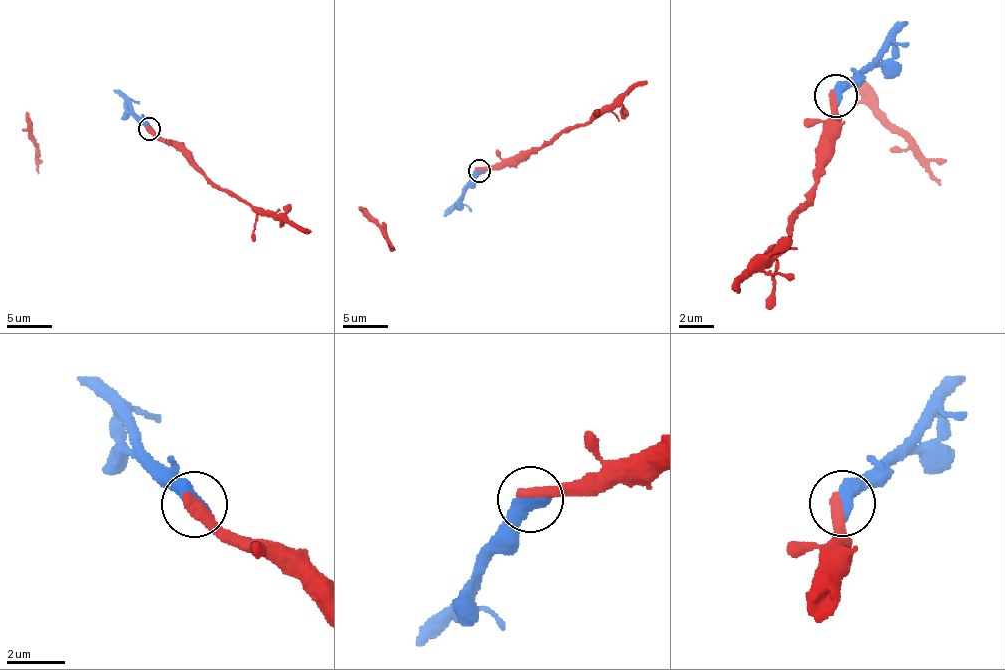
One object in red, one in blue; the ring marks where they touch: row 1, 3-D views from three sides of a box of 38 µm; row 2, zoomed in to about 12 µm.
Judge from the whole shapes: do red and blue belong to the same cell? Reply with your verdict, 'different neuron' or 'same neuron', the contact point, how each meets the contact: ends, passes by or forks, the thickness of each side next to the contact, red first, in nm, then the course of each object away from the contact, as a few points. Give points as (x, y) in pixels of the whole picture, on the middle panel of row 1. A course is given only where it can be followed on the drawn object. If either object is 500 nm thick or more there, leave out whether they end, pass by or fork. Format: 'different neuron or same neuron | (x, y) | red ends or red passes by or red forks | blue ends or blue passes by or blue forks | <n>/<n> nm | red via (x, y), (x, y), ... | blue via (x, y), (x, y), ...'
same neuron | (479, 171) | 480/550 nm | red via (478, 170), (499, 170), (512, 158), (526, 158), (608, 112), (646, 80) | blue via (478, 170), (462, 200), (443, 216)

